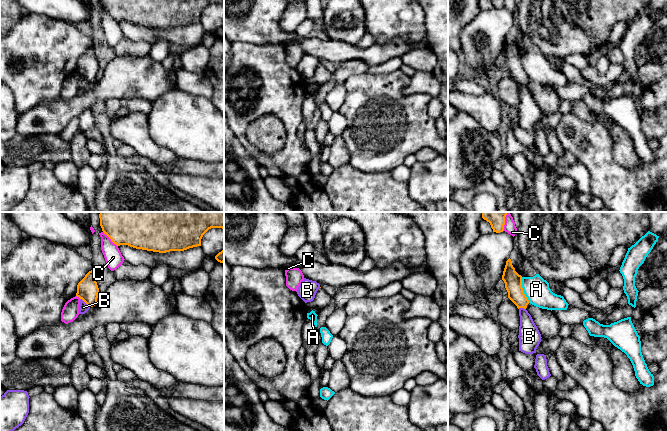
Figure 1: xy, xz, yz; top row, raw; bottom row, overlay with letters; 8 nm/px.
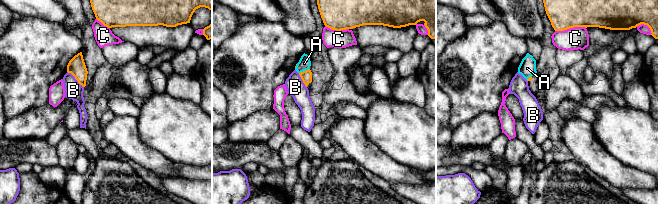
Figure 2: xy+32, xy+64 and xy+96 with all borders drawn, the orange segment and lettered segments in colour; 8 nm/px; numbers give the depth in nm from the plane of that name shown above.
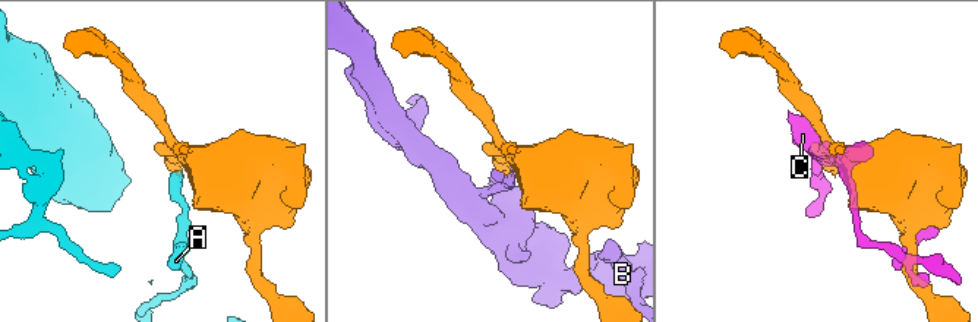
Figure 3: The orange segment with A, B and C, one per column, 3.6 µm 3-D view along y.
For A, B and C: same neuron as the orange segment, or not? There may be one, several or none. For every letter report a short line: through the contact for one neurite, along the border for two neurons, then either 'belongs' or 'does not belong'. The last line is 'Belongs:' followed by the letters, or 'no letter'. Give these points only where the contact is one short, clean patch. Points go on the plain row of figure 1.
A: line yz (521, 53), (522, 67), (530, 78); does not belong
B: line xy (80, 74), (90, 82); does not belong
C: does not belong
Belongs: no letter

